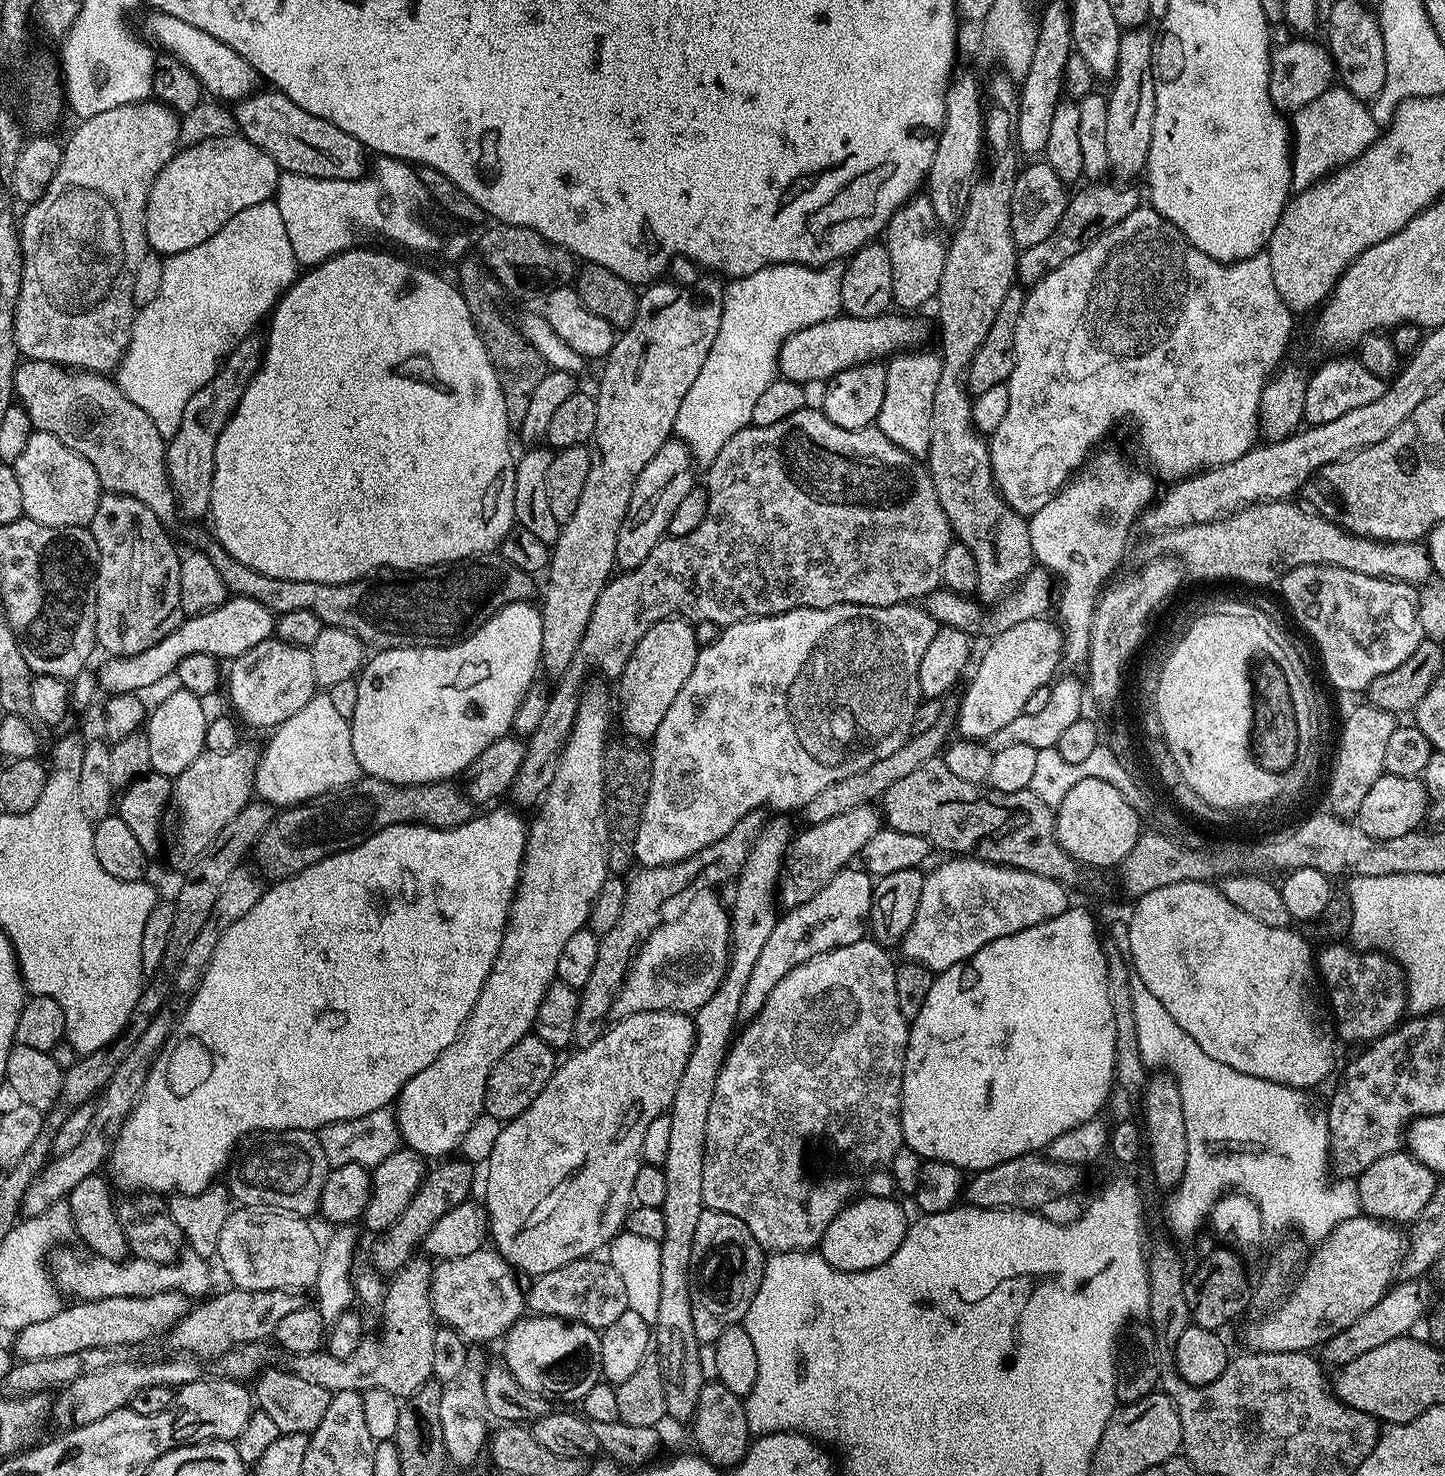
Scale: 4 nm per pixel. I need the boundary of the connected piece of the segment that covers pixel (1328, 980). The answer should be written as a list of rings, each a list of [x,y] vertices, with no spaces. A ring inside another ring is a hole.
[[[1328,942],[1320,956],[1318,952],[1314,964],[1318,969],[1318,980],[1320,976],[1328,991],[1328,1004],[1336,1019],[1335,1035],[1340,1035],[1346,1043],[1367,1046],[1392,1031],[1388,1024],[1397,1027],[1392,1020],[1398,1025],[1401,1023],[1396,1016],[1404,1020],[1400,1015],[1400,1008],[1404,1008],[1404,996],[1400,996],[1400,988],[1404,988],[1404,984],[1400,984],[1400,972],[1396,972],[1392,964],[1384,964],[1380,956],[1362,956],[1347,943]],[[1388,984],[1396,984],[1396,992],[1392,992]],[[1392,996],[1400,996],[1400,1000],[1392,1000]]]

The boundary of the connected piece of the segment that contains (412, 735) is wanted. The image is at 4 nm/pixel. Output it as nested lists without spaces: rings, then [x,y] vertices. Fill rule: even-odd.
[[[516,600],[513,604],[501,603],[489,615],[488,619],[472,629],[467,636],[454,644],[445,644],[443,648],[385,648],[375,653],[376,657],[369,659],[359,673],[356,685],[358,686],[358,706],[354,706],[351,718],[352,745],[354,758],[358,762],[361,773],[374,780],[389,780],[395,784],[431,784],[433,782],[448,782],[463,773],[472,765],[474,758],[490,746],[498,738],[512,732],[514,714],[518,714],[518,706],[526,694],[526,690],[537,679],[536,667],[541,667],[540,651],[542,650],[542,618],[541,609],[524,600]]]

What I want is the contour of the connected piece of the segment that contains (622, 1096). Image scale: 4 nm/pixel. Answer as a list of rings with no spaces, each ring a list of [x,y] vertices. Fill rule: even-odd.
[[[634,1012],[630,1016],[617,1019],[615,1023],[616,1025],[614,1025],[605,1036],[598,1037],[593,1044],[586,1045],[581,1052],[574,1053],[565,1064],[563,1061],[563,1063],[557,1067],[556,1073],[550,1078],[550,1082],[546,1082],[546,1086],[542,1086],[542,1094],[538,1094],[538,1098],[534,1098],[534,1102],[530,1102],[530,1106],[526,1111],[515,1116],[513,1120],[507,1121],[507,1123],[501,1127],[504,1129],[497,1134],[496,1141],[493,1142],[492,1149],[488,1152],[488,1173],[482,1176],[482,1184],[484,1180],[484,1204],[482,1203],[482,1208],[486,1213],[487,1223],[490,1225],[490,1240],[496,1243],[496,1245],[494,1245],[495,1251],[503,1257],[505,1263],[513,1269],[516,1267],[518,1271],[525,1272],[528,1278],[544,1276],[550,1270],[558,1270],[562,1266],[566,1266],[575,1260],[583,1260],[591,1257],[593,1254],[599,1253],[596,1251],[598,1251],[600,1247],[601,1251],[605,1246],[611,1244],[614,1237],[620,1235],[622,1229],[625,1227],[629,1211],[634,1204],[632,1191],[634,1190],[634,1177],[638,1175],[638,1170],[642,1163],[642,1134],[646,1134],[646,1126],[650,1126],[650,1122],[654,1122],[654,1118],[665,1115],[665,1113],[671,1109],[674,1090],[678,1090],[678,1082],[682,1078],[682,1070],[686,1070],[686,1062],[690,1058],[692,1042],[696,1039],[693,1017],[683,1012]]]

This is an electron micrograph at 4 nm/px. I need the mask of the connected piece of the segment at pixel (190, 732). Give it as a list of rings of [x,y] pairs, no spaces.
[[[175,690],[156,709],[151,709],[146,720],[146,731],[150,742],[151,771],[160,772],[163,776],[175,778],[194,762],[204,751],[204,739],[210,719],[204,713],[205,701],[193,692]]]

